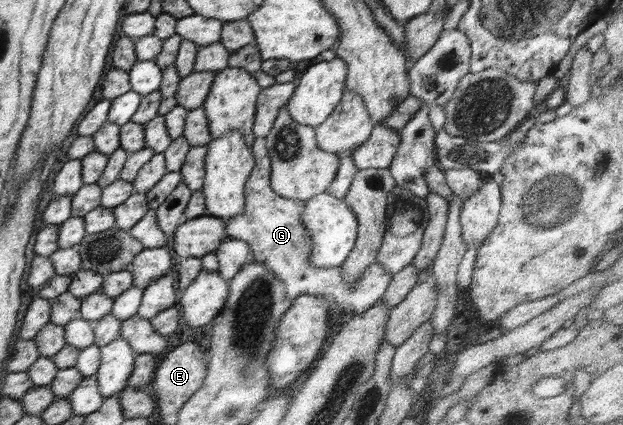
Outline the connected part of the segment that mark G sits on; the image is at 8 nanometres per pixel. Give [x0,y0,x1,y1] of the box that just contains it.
[225,138,393,314]

